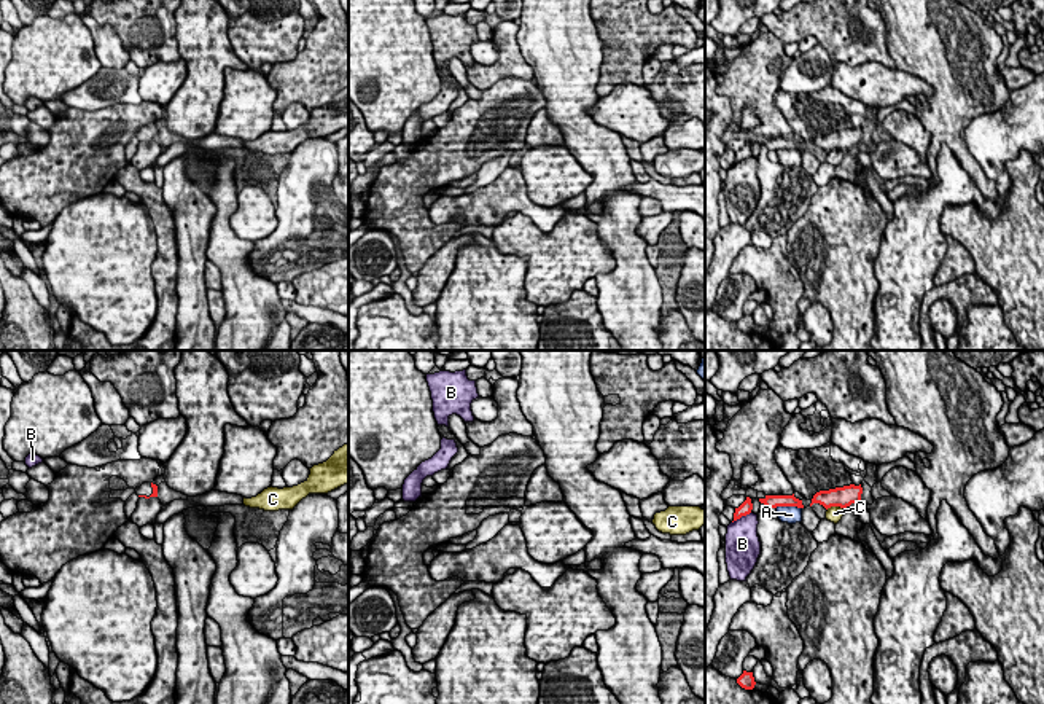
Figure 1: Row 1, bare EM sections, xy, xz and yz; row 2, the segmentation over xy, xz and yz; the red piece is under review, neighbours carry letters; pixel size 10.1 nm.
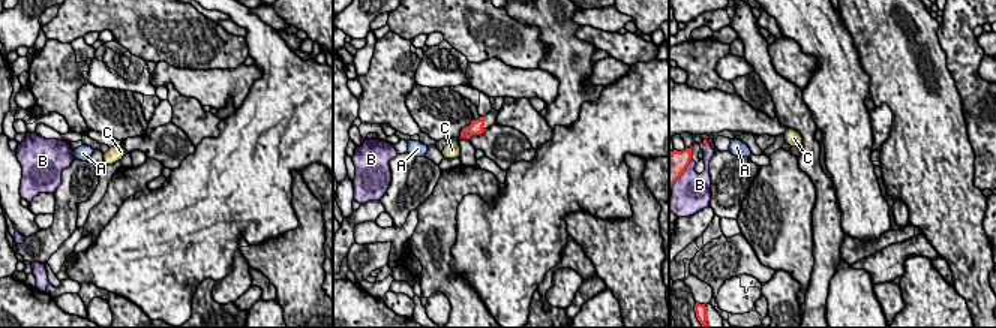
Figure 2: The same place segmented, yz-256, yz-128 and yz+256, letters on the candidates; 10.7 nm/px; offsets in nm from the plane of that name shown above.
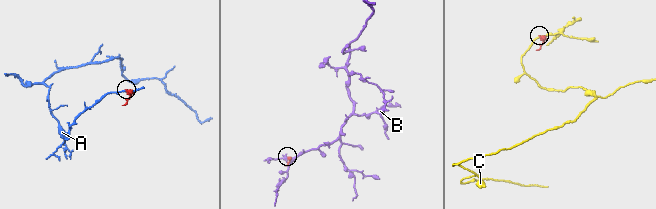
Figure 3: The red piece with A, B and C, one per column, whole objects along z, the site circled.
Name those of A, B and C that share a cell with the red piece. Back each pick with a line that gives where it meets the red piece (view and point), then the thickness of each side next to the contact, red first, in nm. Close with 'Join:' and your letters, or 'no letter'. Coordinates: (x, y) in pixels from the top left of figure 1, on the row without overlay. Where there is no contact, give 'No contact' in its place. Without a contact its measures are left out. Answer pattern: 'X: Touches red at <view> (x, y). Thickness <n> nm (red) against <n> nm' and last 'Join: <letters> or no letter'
Join: no letter

